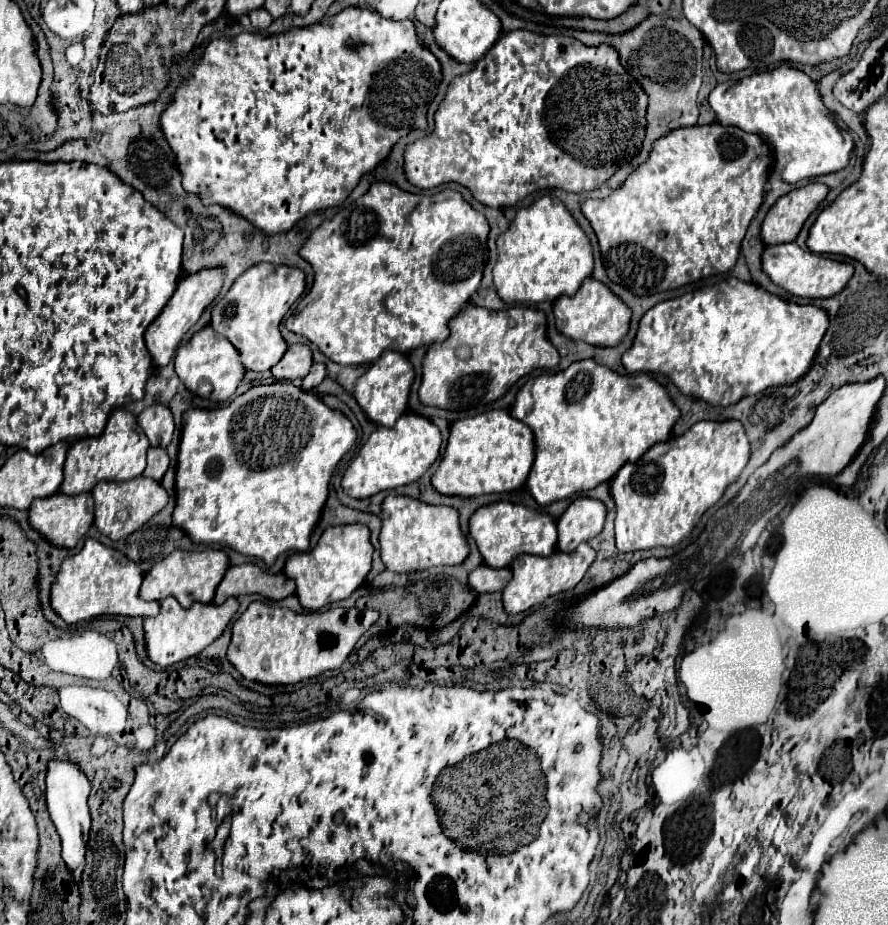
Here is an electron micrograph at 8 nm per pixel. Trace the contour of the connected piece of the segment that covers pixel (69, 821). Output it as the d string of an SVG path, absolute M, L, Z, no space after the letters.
M51 761L47 769L47 807L49 815L57 827L57 833L63 843L63 859L67 867L71 869L71 875L75 883L81 883L81 867L85 867L85 849L89 841L89 827L91 827L91 815L89 815L89 805L87 797L91 791L89 779L73 765L67 761Z

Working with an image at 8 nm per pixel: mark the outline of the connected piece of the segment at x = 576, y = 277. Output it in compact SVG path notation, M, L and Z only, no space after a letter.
M539 197L529 207L519 209L509 229L497 239L497 255L493 285L507 303L539 303L559 295L575 295L593 271L589 237L555 197Z

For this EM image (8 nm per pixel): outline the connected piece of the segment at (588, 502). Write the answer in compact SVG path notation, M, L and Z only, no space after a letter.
M591 497L575 499L567 511L557 519L559 541L557 549L563 553L573 551L579 543L585 543L601 533L607 509L601 501Z

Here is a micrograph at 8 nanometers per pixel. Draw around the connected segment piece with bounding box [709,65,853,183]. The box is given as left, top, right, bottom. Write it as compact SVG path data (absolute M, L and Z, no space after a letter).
M781 65L767 73L755 73L755 75L743 77L741 81L719 83L709 95L709 105L715 111L717 121L721 125L737 125L747 133L761 135L761 139L765 139L765 143L771 145L773 159L775 159L773 171L777 171L785 183L797 183L803 179L835 173L843 169L851 159L853 139L847 131L839 129L837 123L833 121L833 115L821 101L817 83L803 71L793 69L789 65Z

